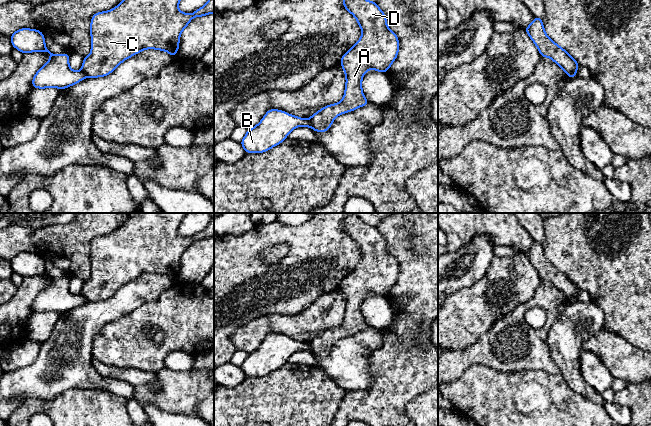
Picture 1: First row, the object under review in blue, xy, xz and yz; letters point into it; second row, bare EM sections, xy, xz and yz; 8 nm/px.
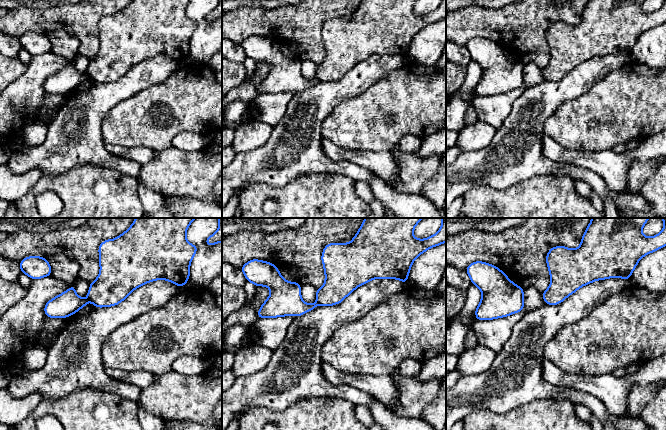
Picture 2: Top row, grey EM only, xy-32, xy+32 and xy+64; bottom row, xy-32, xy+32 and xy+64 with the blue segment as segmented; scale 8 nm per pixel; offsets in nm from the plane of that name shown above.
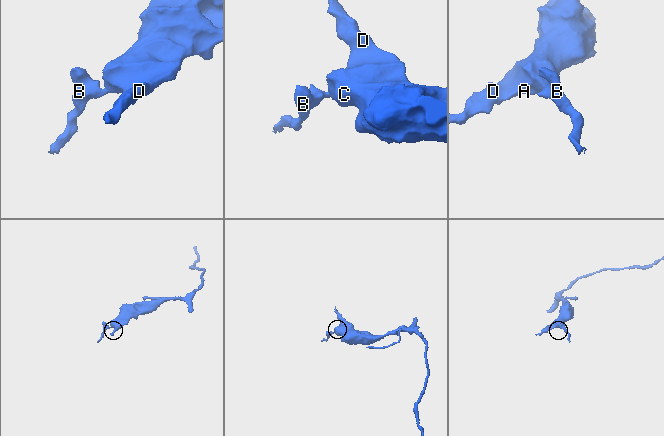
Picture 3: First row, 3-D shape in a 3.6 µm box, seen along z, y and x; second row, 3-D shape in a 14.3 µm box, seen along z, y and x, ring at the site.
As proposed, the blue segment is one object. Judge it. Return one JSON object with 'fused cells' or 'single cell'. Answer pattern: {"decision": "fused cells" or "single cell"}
{"decision": "fused cells"}

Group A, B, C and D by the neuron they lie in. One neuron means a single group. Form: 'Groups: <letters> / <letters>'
Groups: A C D / B

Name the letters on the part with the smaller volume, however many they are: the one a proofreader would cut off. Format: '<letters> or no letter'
B

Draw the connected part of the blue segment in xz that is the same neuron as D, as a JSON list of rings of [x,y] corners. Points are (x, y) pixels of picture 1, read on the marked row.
[[[343,0],[343,5],[356,18],[362,35],[340,60],[346,77],[343,99],[323,107],[308,119],[316,132],[326,132],[337,116],[369,104],[362,91],[364,74],[369,69],[386,73],[399,52],[398,37],[387,27],[386,16],[376,2]]]

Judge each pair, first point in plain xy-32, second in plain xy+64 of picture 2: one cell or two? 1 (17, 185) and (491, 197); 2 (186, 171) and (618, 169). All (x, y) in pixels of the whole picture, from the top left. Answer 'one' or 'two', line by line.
1: two
2: two

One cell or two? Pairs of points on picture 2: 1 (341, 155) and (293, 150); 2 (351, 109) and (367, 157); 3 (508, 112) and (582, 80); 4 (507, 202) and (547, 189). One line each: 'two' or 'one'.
1: one
2: two
3: one
4: one

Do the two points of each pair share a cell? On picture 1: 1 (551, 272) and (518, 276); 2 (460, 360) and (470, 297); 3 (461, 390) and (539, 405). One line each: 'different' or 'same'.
1: same
2: different
3: same

